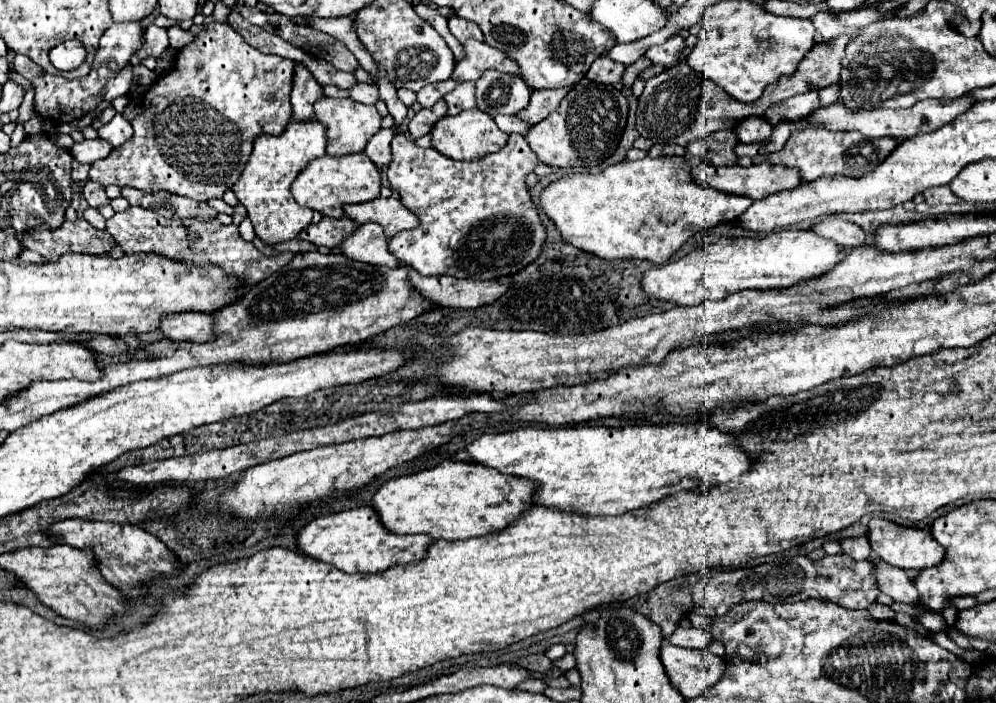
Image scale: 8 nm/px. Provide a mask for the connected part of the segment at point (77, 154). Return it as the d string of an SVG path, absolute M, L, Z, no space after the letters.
M102 138L82 140L82 142L76 142L70 148L70 154L74 156L74 160L82 162L82 164L92 164L92 162L96 162L100 158L106 158L110 152L112 152L112 146Z

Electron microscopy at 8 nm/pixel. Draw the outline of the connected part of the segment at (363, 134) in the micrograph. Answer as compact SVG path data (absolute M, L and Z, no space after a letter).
M322 96L318 102L314 102L314 114L316 114L316 120L322 122L328 130L326 154L330 154L330 156L344 156L344 154L364 150L370 136L374 136L382 124L382 116L376 110L376 106L366 106L362 102L354 102L352 98L326 98L326 96Z

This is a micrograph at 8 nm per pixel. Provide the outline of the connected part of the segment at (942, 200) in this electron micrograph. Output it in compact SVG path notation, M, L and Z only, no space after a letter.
M938 186L938 190L926 190L926 204L956 204L958 198L948 186Z

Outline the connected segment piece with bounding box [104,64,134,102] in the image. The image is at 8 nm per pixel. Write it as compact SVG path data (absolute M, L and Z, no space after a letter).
M128 64L126 68L122 68L122 70L118 72L118 76L114 76L114 80L106 82L106 86L104 86L104 100L112 102L112 100L118 98L118 96L126 96L128 90L130 90L132 78L134 78L132 66Z

